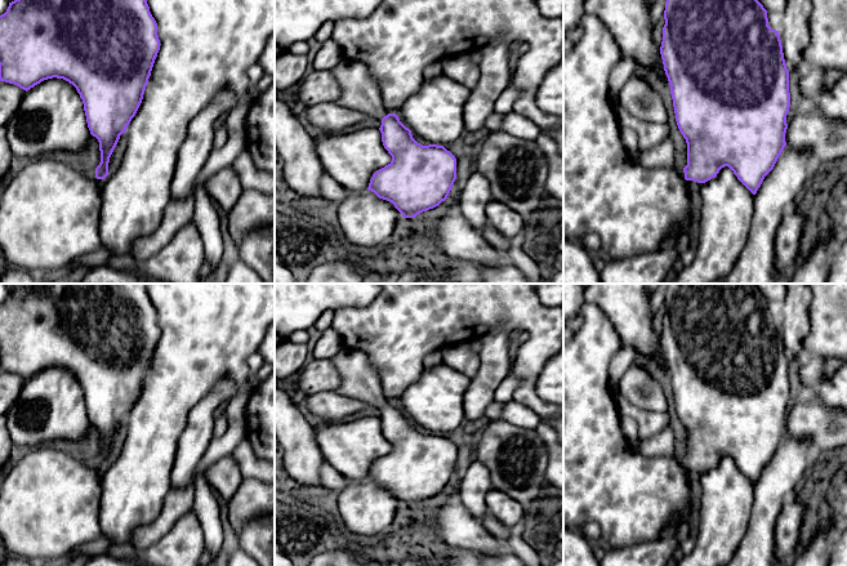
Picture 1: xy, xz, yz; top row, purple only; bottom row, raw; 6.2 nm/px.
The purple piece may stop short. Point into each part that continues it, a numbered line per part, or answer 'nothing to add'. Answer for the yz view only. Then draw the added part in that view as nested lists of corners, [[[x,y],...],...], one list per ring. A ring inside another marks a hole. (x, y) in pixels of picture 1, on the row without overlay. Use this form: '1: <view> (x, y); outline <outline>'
1: yz (662, 444); outline [[[670,425],[648,438],[641,440],[638,451],[647,458],[673,458],[681,465],[685,465],[683,458],[674,450],[674,433]]]

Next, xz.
1: xz (359, 379); outline [[[343,348],[329,360],[336,369],[340,379],[334,392],[376,407],[383,407],[388,404],[379,373],[365,353]]]

